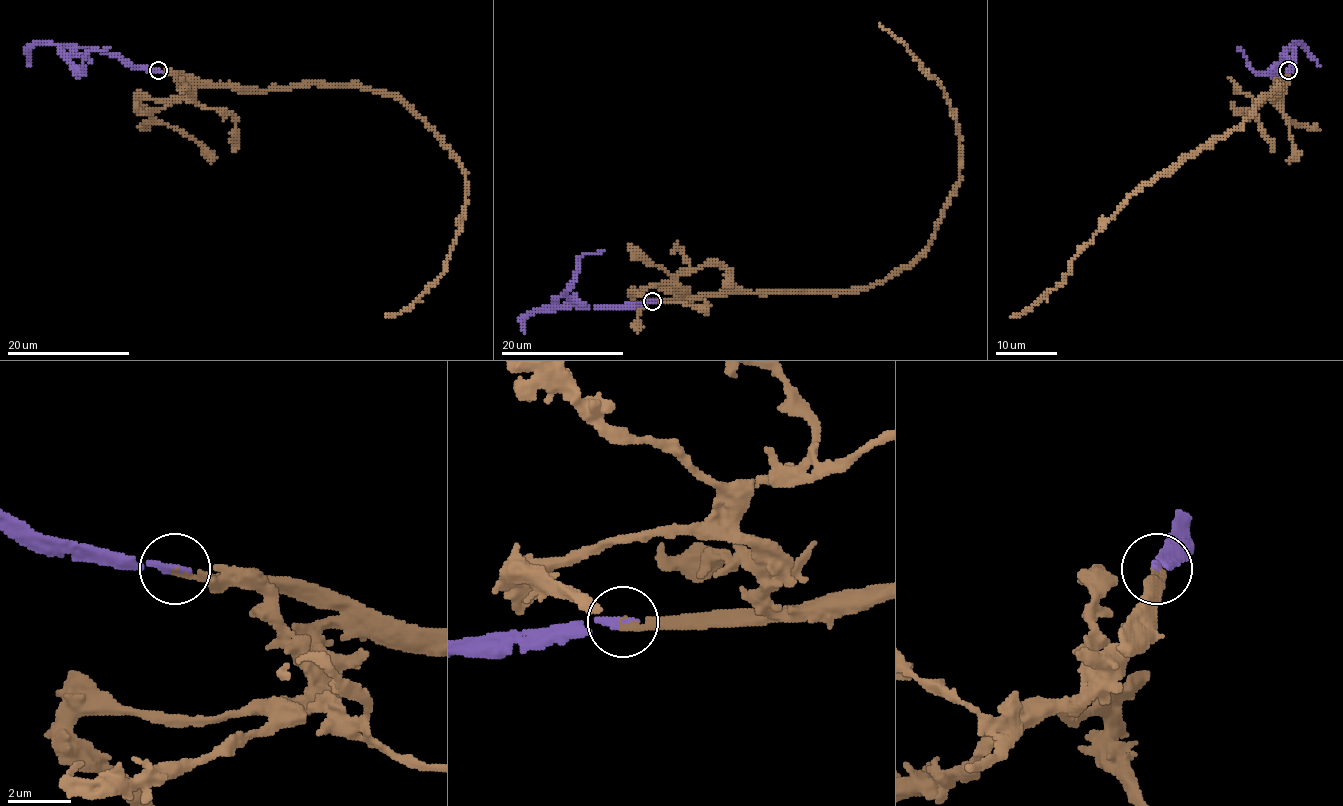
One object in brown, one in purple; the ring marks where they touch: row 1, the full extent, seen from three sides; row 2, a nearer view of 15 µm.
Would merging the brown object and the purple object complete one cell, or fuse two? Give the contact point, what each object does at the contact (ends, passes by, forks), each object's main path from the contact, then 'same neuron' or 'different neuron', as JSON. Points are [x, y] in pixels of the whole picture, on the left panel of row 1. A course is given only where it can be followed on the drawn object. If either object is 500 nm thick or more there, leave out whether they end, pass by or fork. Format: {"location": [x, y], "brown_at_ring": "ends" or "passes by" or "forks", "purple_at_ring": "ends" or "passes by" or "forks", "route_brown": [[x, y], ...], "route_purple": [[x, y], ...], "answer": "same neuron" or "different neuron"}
{"location": [158, 70], "brown_at_ring": "ends", "purple_at_ring": "ends", "route_brown": [[158, 71], [264, 91], [360, 85], [391, 92], [442, 138], [465, 170], [465, 218], [443, 273], [385, 316]], "route_purple": [[158, 71], [133, 68], [117, 54], [91, 48], [60, 48], [83, 72], [83, 60], [89, 51], [109, 46]], "answer": "same neuron"}

